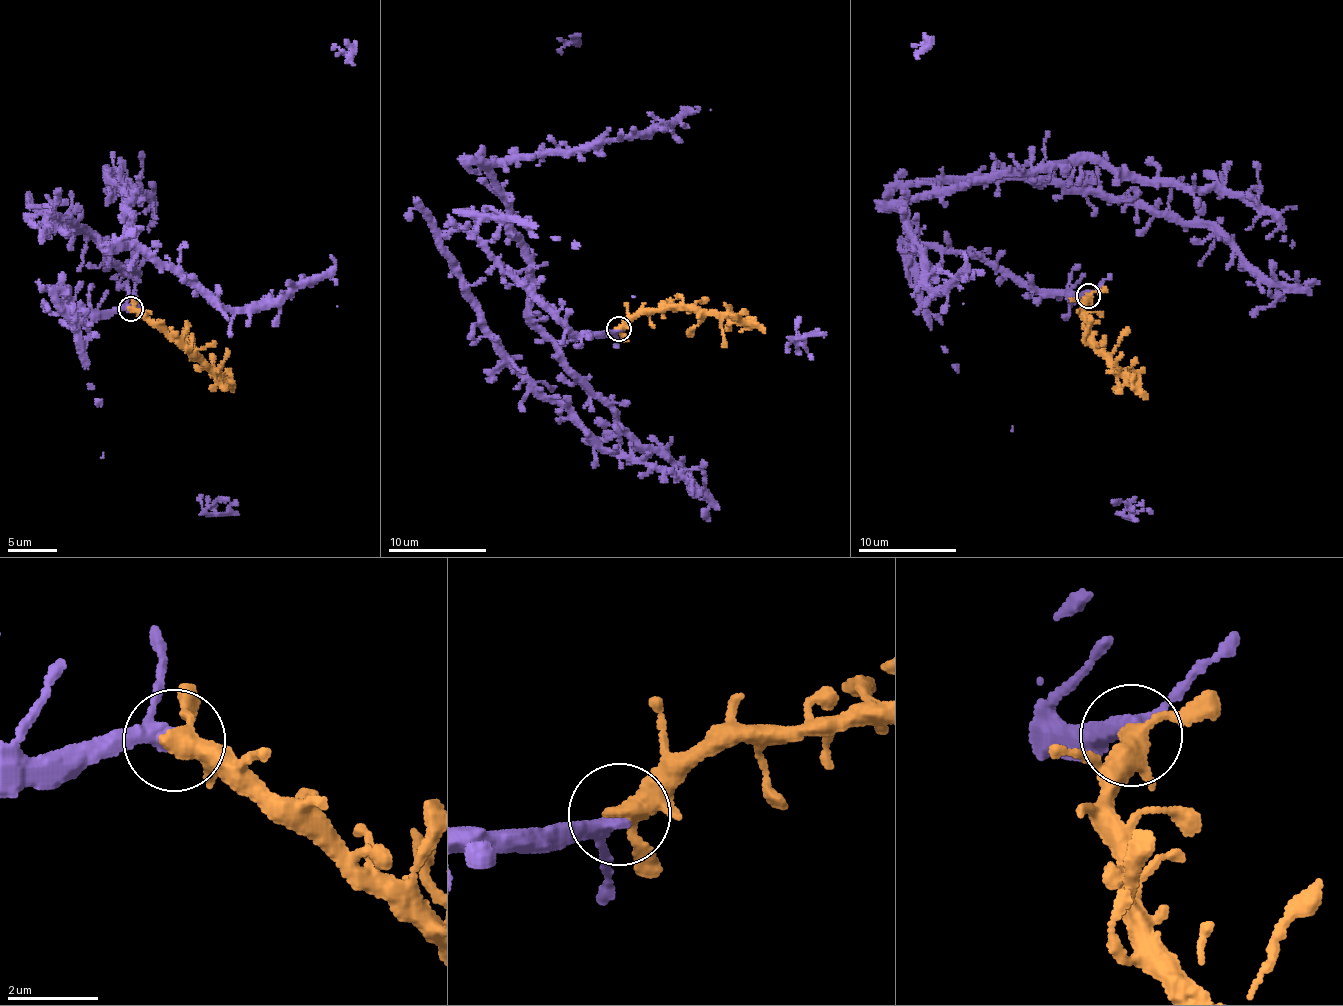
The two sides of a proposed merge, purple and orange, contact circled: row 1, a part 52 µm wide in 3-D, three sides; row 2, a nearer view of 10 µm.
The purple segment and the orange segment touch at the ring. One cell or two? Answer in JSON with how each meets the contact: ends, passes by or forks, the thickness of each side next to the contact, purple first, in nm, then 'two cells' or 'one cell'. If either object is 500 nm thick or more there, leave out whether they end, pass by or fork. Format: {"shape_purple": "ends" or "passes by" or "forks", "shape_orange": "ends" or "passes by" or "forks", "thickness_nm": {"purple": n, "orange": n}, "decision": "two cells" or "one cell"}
{"shape_purple": "passes by", "shape_orange": "forks", "thickness_nm": {"purple": 280, "orange": 300}, "decision": "one cell"}

